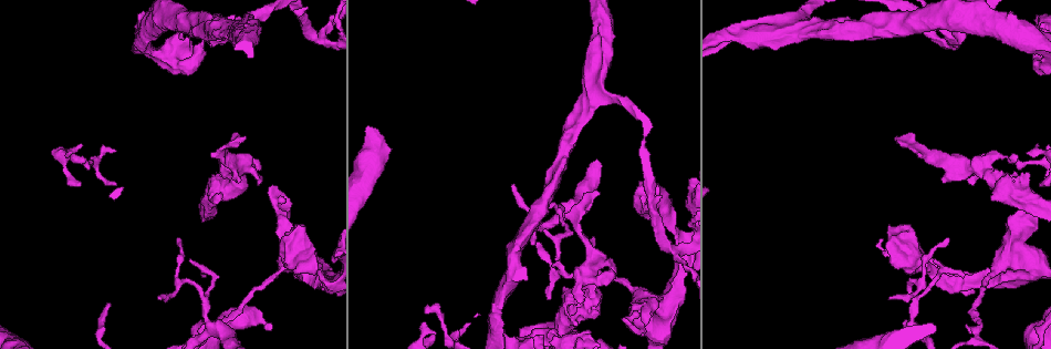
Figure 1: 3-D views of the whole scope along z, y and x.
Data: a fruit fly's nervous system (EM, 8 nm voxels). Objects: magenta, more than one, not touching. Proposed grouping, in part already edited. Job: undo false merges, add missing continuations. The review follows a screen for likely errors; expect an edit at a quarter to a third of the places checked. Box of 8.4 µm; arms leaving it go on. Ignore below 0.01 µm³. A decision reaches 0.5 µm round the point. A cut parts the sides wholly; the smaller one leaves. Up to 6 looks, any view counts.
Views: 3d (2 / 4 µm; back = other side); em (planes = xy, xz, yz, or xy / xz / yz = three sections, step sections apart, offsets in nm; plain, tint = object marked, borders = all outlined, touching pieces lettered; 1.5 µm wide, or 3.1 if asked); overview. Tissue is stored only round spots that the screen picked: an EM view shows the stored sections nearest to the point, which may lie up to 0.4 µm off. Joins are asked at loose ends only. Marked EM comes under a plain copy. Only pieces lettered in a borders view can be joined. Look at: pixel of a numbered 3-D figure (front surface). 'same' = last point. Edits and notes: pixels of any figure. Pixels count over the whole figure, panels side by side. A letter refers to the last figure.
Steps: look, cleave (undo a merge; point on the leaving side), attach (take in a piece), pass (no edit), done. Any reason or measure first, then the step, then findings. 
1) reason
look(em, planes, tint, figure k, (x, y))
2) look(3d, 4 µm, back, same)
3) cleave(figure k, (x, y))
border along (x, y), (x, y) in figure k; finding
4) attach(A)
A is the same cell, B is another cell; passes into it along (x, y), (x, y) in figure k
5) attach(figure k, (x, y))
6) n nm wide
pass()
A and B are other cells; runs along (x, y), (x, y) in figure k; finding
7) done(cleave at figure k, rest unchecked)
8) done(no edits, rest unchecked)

calibre changes
look(em, planes, borders, figure 1, (635, 309))

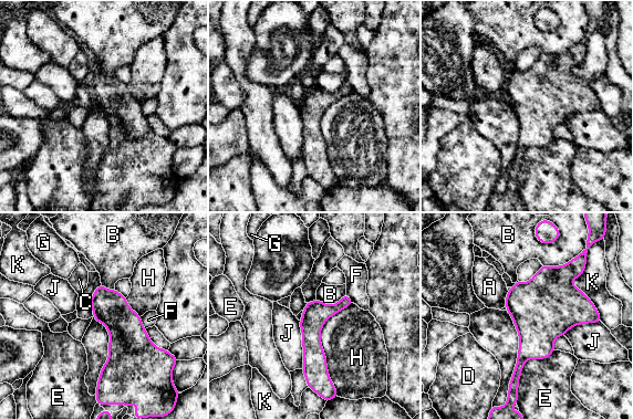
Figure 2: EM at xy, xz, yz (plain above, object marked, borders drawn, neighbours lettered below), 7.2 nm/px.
pass()
A, B, C, D, E, F, G, H, J and K are other cells; border along (352, 302), (320, 334), (338, 394) in figure 2; continuous, no second neuron

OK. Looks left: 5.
sudden change in width
look(em, planes, borders, figure 1, (298, 231))

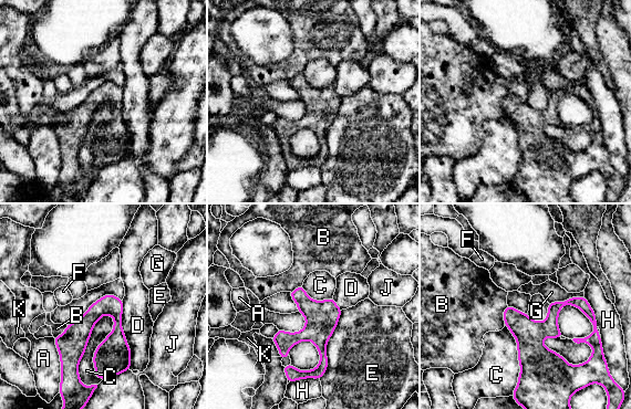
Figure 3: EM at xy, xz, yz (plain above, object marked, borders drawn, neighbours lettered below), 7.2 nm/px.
C touches over 550 nm
pass()
A, B, C, D, E, F, G, H, J and K are other cells; all the same neuron

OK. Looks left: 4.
free end
look(em, planes, borders, figure 1, (890, 298))

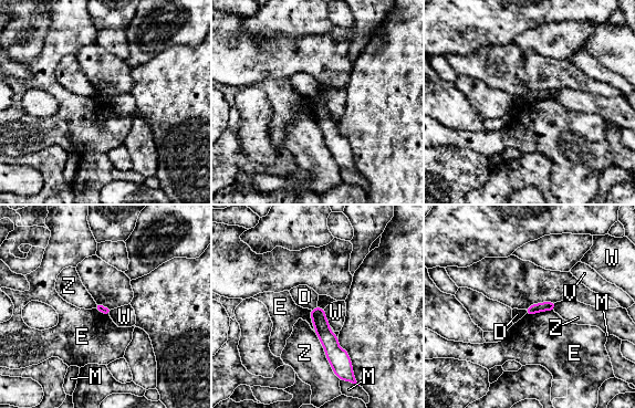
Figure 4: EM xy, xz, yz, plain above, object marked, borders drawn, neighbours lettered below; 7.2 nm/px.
pass()
D, E, M, V, W and Z are other cells; no lettered piece goes on from it

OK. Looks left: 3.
done(no edits, rest unchecked)

